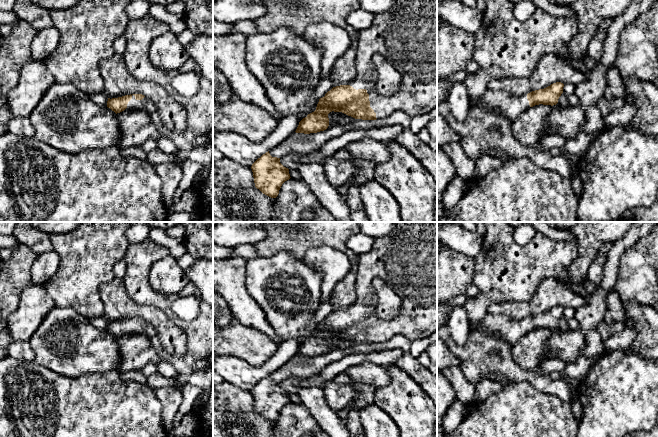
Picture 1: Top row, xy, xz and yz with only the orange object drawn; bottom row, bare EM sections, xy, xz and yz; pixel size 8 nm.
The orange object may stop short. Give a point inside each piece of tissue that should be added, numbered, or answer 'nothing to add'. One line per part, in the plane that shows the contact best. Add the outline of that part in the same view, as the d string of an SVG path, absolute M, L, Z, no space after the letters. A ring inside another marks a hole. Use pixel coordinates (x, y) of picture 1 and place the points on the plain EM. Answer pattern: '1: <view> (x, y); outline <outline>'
1: xz (406, 259); outline M397 222L392 232L375 239L373 248L358 258L356 277L357 299L349 308L354 313L366 313L369 318L370 331L377 343L384 343L397 335L410 341L421 340L437 331L437 222ZM376 278L380 278L393 289L401 299L399 314L389 320L376 316L376 291L372 288Z

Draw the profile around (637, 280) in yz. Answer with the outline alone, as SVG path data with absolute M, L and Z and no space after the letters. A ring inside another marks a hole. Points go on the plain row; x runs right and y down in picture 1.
M658 224L647 236L639 239L622 254L616 290L622 302L634 301L651 307L658 303Z

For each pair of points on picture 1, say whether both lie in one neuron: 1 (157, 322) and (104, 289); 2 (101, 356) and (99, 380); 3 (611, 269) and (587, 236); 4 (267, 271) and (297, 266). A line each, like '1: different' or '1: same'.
1: same
2: different
3: different
4: same

